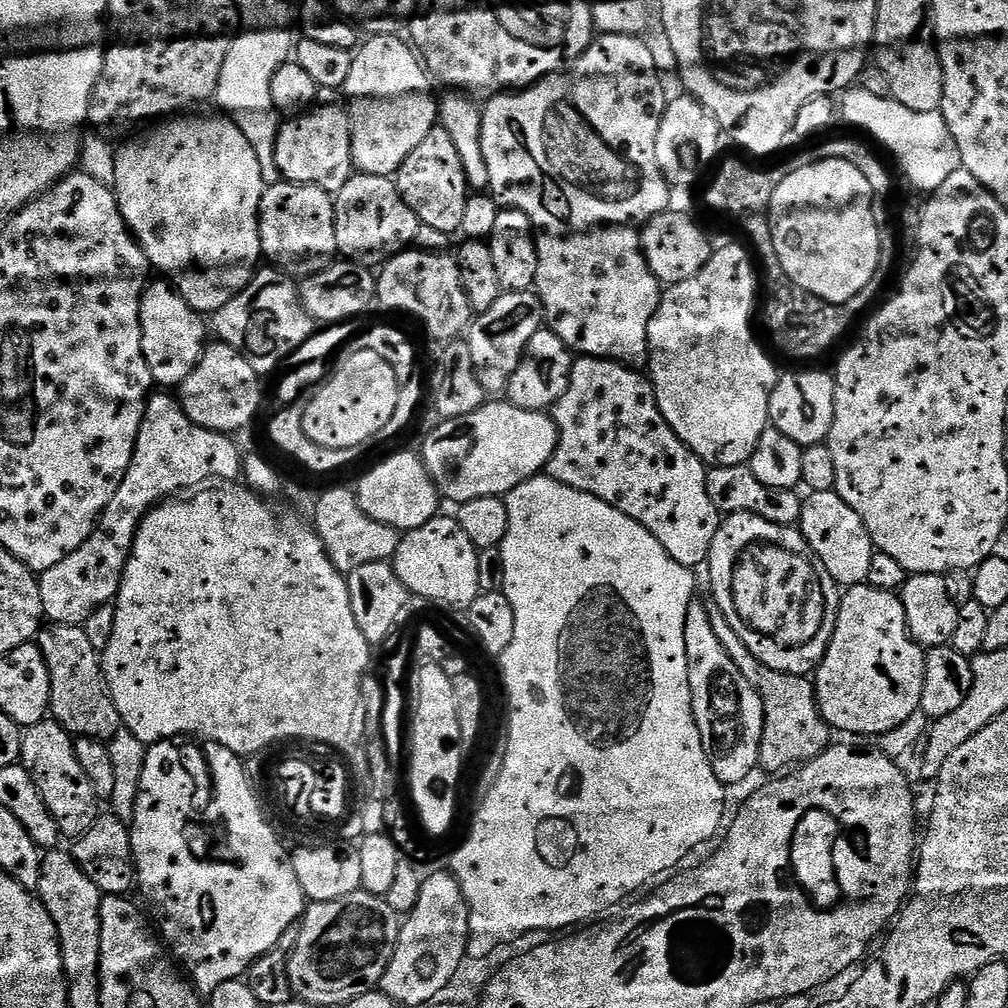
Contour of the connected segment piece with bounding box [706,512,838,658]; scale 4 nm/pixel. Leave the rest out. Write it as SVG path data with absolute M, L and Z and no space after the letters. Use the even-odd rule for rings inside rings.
M739 512L733 516L724 516L720 522L718 534L714 534L714 542L710 546L710 554L706 561L706 569L708 568L708 580L712 583L712 597L715 604L720 607L722 614L726 618L726 622L730 622L730 626L734 630L734 634L738 634L738 638L742 638L742 642L750 650L750 654L754 654L754 658L758 658L758 654L766 654L764 646L760 644L760 640L764 638L760 634L760 630L756 630L756 626L752 622L748 622L740 608L738 608L738 600L736 600L736 574L742 566L742 562L746 560L746 556L756 550L756 548L768 548L768 550L780 550L788 556L810 556L810 572L812 578L822 594L822 602L826 600L824 596L830 594L830 588L837 588L834 578L830 578L830 574L826 570L826 566L822 566L822 562L818 558L818 554L814 554L812 547L806 542L806 538L795 527L783 528L780 524L774 522L766 522L766 518L758 518L749 512Z

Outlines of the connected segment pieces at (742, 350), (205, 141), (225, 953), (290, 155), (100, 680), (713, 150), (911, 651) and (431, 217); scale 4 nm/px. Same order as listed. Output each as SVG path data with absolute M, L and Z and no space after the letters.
M724 244L721 248L719 245L713 251L712 257L706 262L706 266L702 266L702 270L698 270L698 274L694 274L694 278L686 278L686 282L678 282L677 284L671 285L661 295L658 310L654 314L654 318L648 327L648 359L646 361L646 368L650 373L652 388L656 391L658 406L662 410L666 422L674 430L676 437L695 456L699 456L705 465L715 466L717 468L748 464L751 461L754 450L758 446L758 438L762 438L762 434L770 427L768 407L770 406L772 391L778 379L778 371L776 372L775 366L772 365L771 358L764 353L763 346L756 341L756 336L752 333L752 311L755 308L757 311L758 308L758 300L756 304L756 276L758 280L758 272L757 269L756 272L752 269L753 257L750 255L749 249L747 247L745 248L740 244Z
M180 114L177 115L175 118L165 119L163 122L157 123L155 126L152 126L157 126L157 128L150 129L144 137L133 135L131 138L128 138L133 138L133 140L126 141L125 144L122 146L119 145L119 147L116 148L116 161L114 162L114 191L116 193L116 201L118 202L118 206L120 207L120 213L122 214L122 218L128 224L128 228L132 231L132 235L135 236L136 241L140 244L141 248L143 248L149 265L151 265L151 267L155 269L155 271L156 268L158 271L160 271L157 273L166 274L167 279L170 281L172 287L180 293L181 298L185 302L187 302L187 304L192 307L195 312L201 314L214 314L219 310L219 308L221 308L222 306L226 306L226 302L230 302L232 299L234 299L235 296L238 295L238 293L251 282L253 276L255 276L258 271L258 265L261 263L261 261L259 262L259 260L262 260L262 253L260 250L260 199L262 198L262 194L264 193L266 185L264 179L262 178L262 166L258 166L258 154L254 154L254 146L250 146L250 142L246 142L246 134L242 134L242 130L238 130L238 126L236 125L236 123L233 122L233 120L231 120L231 118L224 114L215 114L216 116L192 115L196 114Z
M160 740L148 748L146 762L142 766L142 782L138 786L134 818L130 821L132 861L136 864L138 892L140 888L141 894L148 899L149 906L156 911L156 920L160 923L158 932L163 943L167 945L171 955L179 961L182 968L182 963L184 963L185 969L183 968L183 971L190 977L192 987L201 997L207 998L211 996L214 990L218 990L218 986L222 986L222 982L241 979L252 967L255 960L262 958L280 943L282 934L286 934L286 930L293 928L297 921L303 917L306 897L302 886L298 886L298 877L294 875L292 858L285 841L276 835L276 831L268 825L268 819L264 817L264 811L260 808L259 795L256 789L252 787L252 781L248 778L245 761L230 750L226 750L226 746L209 743L207 745L209 752L208 780L204 780L200 784L201 796L196 796L192 800L192 772L180 761L180 752L175 748L176 746L173 741Z
M317 103L300 116L285 119L275 142L276 165L290 184L313 184L333 194L340 192L354 175L352 117L341 104Z
M53 624L41 627L38 643L50 670L51 719L57 720L73 737L109 741L121 725L120 715L104 681L102 656L90 646L83 627Z
M679 95L665 103L662 122L658 126L658 146L654 146L654 154L658 154L658 166L673 189L688 188L698 183L700 175L717 163L716 155L720 152L722 141L715 118L693 96Z
M867 582L847 589L840 598L840 609L836 615L830 646L814 673L816 701L829 728L837 733L853 732L856 736L873 738L903 729L906 725L904 723L920 712L925 655L925 649L908 632L906 610L897 593L871 588Z
M432 128L430 134L422 138L418 150L414 150L406 158L406 162L402 162L394 179L400 197L404 199L406 206L410 206L410 210L414 210L421 224L434 226L434 230L449 234L460 232L462 213L466 210L470 189L462 170L462 158L458 158L458 150L444 128Z

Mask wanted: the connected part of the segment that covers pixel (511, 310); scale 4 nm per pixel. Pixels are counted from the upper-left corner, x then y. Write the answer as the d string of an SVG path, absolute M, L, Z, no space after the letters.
M532 290L527 292L504 292L498 298L498 302L494 302L494 306L490 306L490 310L479 313L473 319L466 332L466 343L470 346L470 358L474 358L474 370L478 374L478 382L482 382L485 393L507 393L510 378L514 374L514 370L518 370L518 362L522 362L530 338L534 338L534 334L544 323L544 307L539 296Z

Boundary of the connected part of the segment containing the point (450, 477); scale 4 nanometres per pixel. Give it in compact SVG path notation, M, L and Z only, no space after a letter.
M492 398L478 410L453 420L444 420L433 433L423 437L422 459L430 478L436 483L436 490L445 501L453 500L456 506L474 498L507 496L514 486L522 486L531 476L539 476L547 469L556 449L556 423L547 411L522 410L518 406Z

